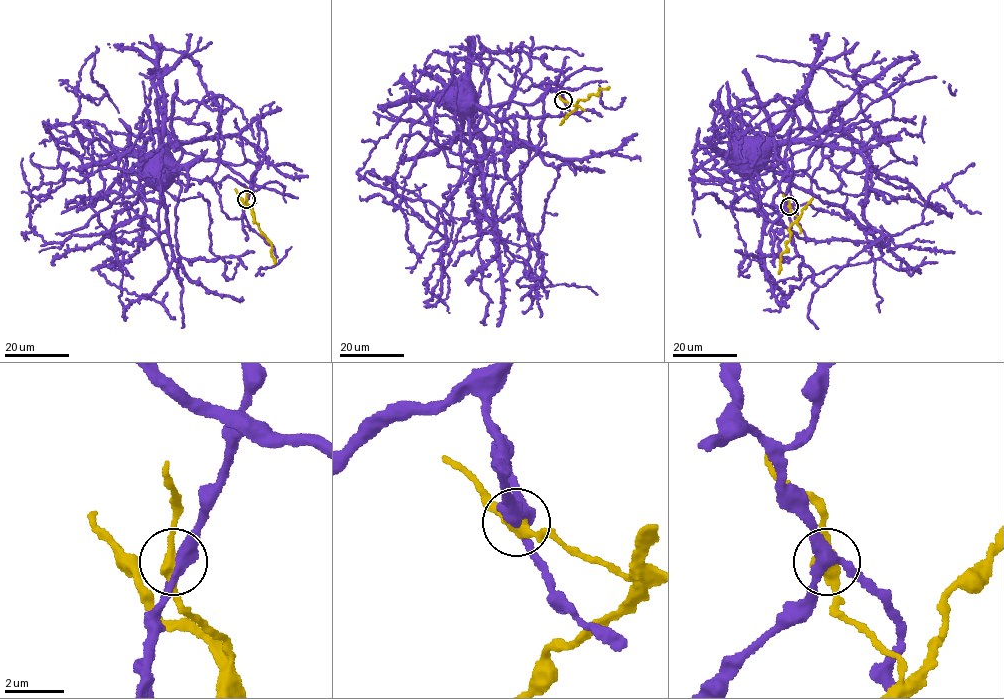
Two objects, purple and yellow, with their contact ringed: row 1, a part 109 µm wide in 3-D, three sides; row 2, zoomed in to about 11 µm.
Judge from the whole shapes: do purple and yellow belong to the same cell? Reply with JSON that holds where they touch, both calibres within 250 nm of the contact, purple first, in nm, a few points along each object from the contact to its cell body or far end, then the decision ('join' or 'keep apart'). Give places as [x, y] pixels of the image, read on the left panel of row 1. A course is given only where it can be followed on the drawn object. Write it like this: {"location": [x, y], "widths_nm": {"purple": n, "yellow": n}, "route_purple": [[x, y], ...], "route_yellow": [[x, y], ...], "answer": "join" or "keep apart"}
{"location": [246, 199], "widths_nm": {"purple": 360, "yellow": 400}, "route_purple": [[246, 199], [252, 183], [184, 152], [181, 285], [139, 224], [139, 159], [159, 129], [172, 142], [166, 173]], "route_yellow": [[246, 199], [254, 222], [271, 245], [275, 264]], "answer": "keep apart"}

